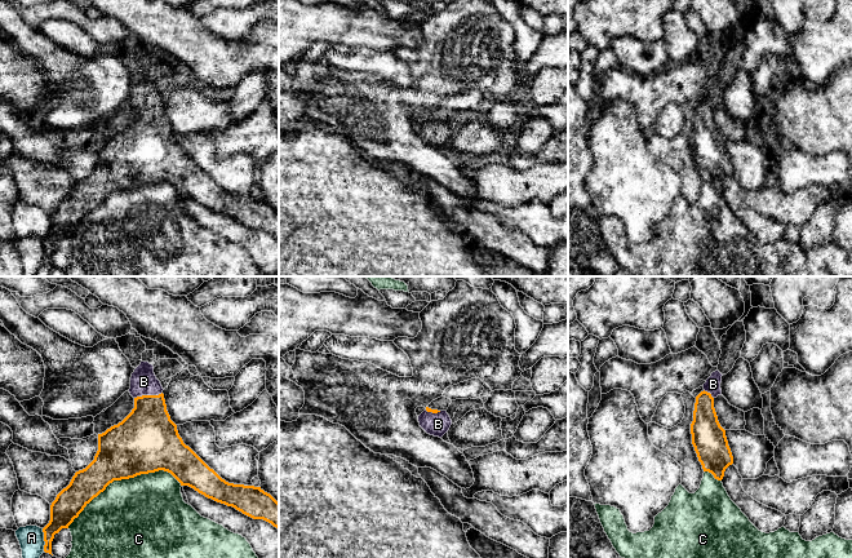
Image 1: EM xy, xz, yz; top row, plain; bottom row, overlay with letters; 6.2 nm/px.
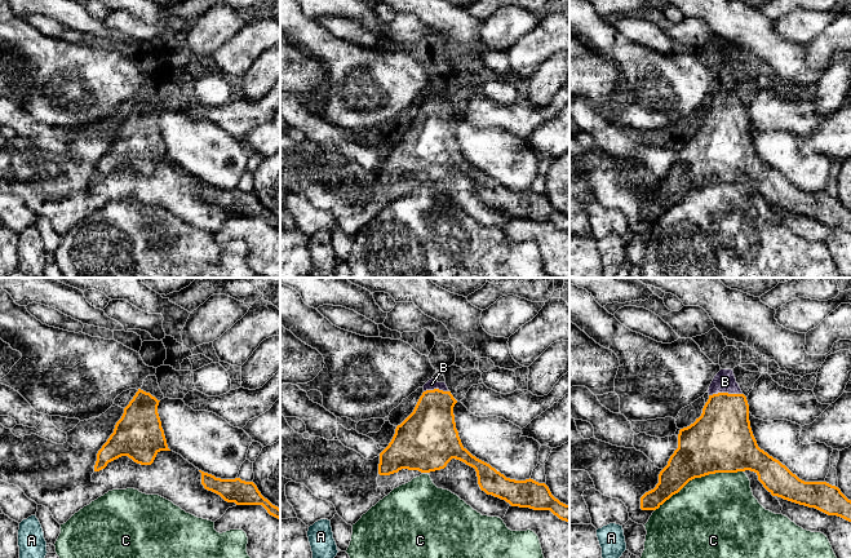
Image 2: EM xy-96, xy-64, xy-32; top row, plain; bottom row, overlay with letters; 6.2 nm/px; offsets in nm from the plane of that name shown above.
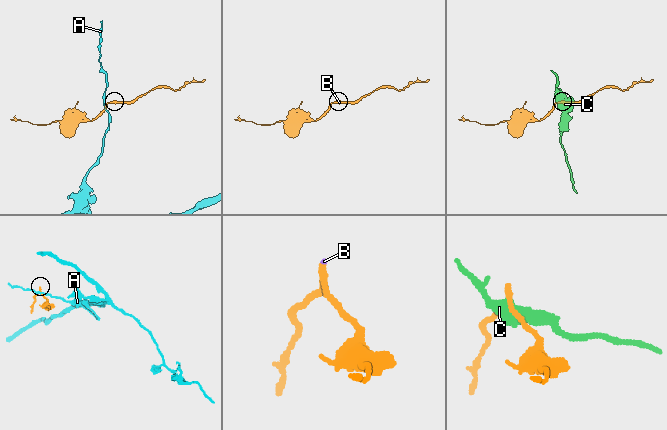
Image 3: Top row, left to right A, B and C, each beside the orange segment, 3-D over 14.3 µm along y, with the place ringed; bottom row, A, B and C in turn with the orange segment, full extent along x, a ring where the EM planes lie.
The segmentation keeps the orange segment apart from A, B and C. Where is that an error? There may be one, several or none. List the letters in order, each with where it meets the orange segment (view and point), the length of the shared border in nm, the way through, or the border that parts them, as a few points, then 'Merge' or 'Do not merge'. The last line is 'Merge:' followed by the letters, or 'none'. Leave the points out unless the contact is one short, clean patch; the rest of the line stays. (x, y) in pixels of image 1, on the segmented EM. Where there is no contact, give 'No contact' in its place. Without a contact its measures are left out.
A: Touches orange at xy (44, 540). Shared border 140 nm. Boundary: xy (41, 528), (44, 550). Do not merge
B: Touches orange at xy (147, 395). Shared border 180 nm. Path across: xy (147, 435), (147, 395), (143, 381). Merge
C: Touches orange at xy (123, 478). Shared border 750 nm. Do not merge
Merge: B

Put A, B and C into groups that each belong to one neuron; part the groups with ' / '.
A / B / C

